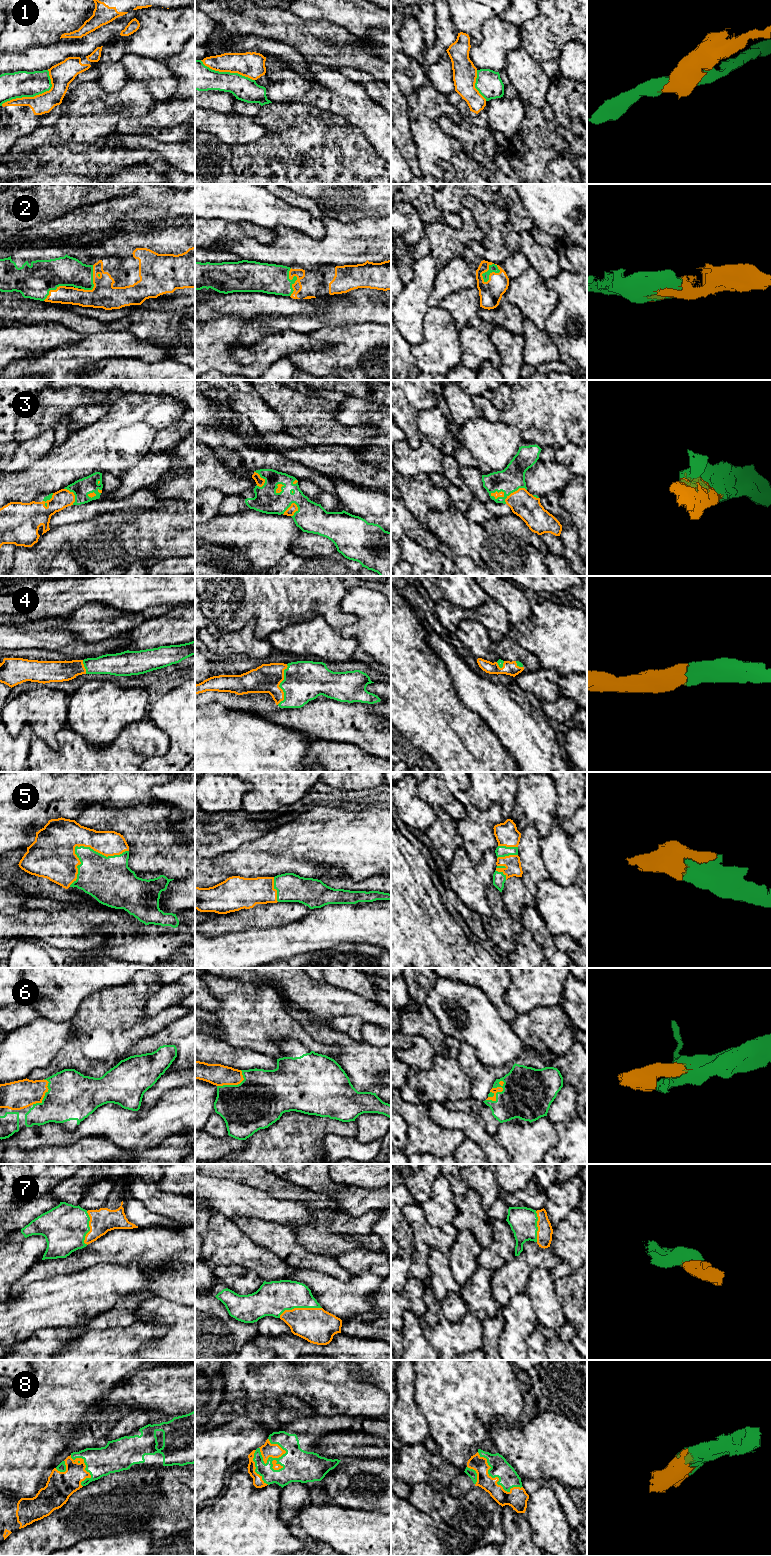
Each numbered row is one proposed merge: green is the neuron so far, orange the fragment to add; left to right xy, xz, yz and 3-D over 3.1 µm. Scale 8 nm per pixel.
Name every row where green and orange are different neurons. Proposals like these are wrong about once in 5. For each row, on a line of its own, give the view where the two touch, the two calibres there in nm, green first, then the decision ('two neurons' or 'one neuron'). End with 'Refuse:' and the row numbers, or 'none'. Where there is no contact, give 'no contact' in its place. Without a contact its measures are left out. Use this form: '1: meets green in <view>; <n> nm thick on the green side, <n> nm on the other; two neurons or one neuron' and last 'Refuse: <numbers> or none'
1: meets green in xy; 220 nm thick on the green side, 160 nm on the other; two neurons
2: meets green in yz; 60 nm thick on the green side, 190 nm on the other; one neuron
3: meets green in yz; 200 nm thick on the green side, 50 nm on the other; one neuron
4: meets green in xz; 320 nm thick on the green side, 220 nm on the other; one neuron
5: meets green in xy; 300 nm thick on the green side, 360 nm on the other; one neuron
6: meets green in yz; 400 nm thick on the green side, 50 nm on the other; one neuron
7: meets green in xz; 280 nm thick on the green side, 280 nm on the other; one neuron
8: meets green in xz; 260 nm thick on the green side, 120 nm on the other; one neuron
Refuse: 1

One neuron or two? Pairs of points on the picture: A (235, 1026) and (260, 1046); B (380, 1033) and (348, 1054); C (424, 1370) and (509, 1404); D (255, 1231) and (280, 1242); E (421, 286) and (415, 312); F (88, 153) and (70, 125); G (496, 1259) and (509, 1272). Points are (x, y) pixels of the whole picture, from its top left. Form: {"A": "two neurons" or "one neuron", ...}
{"A": "one neuron", "B": "two neurons", "C": "one neuron", "D": "one neuron", "E": "one neuron", "F": "two neurons", "G": "two neurons"}

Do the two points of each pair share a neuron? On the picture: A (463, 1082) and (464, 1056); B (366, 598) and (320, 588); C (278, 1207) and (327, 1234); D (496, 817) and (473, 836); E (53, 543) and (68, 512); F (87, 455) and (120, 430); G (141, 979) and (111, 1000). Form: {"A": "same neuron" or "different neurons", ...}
{"A": "different neurons", "B": "different neurons", "C": "different neurons", "D": "same neuron", "E": "different neurons", "F": "same neuron", "G": "same neuron"}

